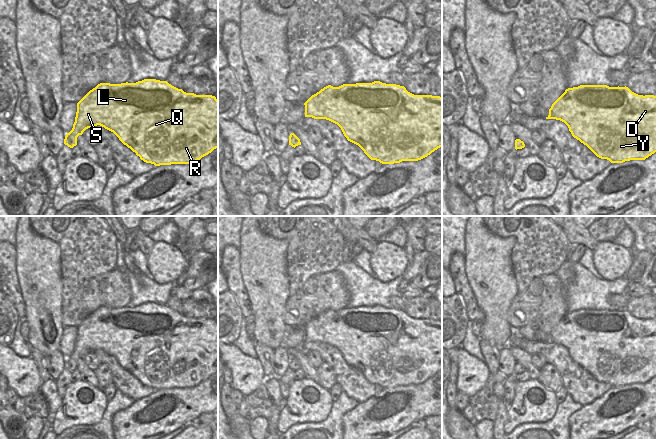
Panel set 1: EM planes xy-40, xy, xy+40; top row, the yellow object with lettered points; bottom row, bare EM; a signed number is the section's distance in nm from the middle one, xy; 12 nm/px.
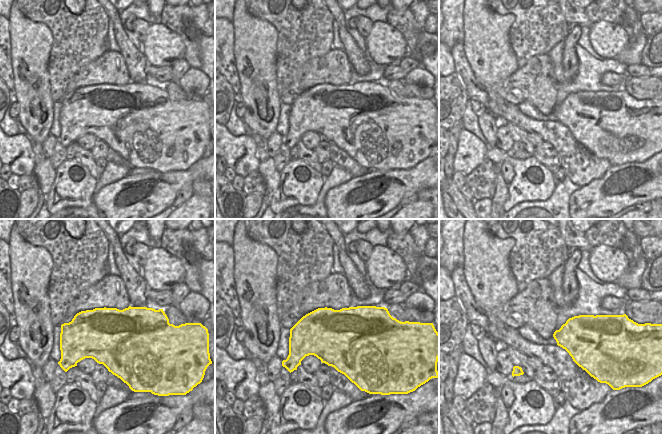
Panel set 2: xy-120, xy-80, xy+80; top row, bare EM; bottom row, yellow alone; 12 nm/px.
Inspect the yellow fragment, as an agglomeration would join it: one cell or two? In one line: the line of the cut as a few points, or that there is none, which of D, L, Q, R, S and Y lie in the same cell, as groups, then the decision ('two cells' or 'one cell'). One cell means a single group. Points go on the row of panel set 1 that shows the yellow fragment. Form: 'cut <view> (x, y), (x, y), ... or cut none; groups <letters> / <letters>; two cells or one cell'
cut none; groups D L Q R S Y; one cell

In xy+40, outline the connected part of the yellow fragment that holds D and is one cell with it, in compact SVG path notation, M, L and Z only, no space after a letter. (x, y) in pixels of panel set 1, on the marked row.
M580 85L568 88L552 104L546 119L564 122L574 138L586 145L597 157L611 163L645 160L656 152L656 96L638 95L626 86Z

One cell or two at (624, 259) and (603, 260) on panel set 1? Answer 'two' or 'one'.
one

